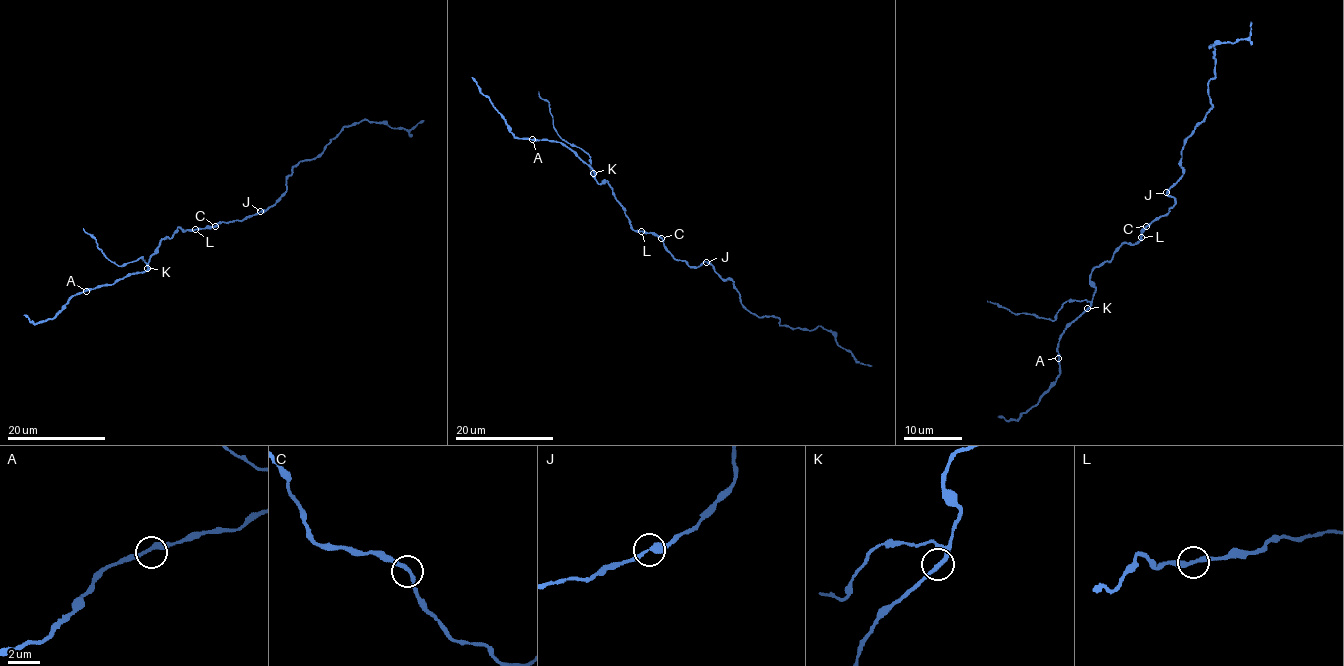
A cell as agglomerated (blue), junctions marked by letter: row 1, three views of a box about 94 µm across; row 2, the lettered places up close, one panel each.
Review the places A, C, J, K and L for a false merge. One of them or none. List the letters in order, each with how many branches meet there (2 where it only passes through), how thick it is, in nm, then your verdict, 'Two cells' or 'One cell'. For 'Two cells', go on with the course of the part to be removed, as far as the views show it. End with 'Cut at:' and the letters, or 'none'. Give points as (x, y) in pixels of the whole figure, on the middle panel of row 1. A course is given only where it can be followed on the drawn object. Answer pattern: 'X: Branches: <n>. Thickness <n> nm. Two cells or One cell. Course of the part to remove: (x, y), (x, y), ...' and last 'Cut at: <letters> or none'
A: Branches: 2. Thickness 280 nm. One cell
C: Branches: 2. Thickness 240 nm. One cell
J: Branches: 2. Thickness 300 nm. One cell
K: Branches: 2. Thickness 280 nm. One cell
L: Branches: 2. Thickness 300 nm. One cell
Cut at: none

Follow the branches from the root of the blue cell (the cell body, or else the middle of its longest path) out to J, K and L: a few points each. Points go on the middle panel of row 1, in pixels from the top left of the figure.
J: (663, 242), (675, 259), (684, 260), (689, 266), (699, 266), (707, 262)
K: (663, 242), (651, 233), (634, 229), (612, 187), (606, 180), (599, 183), (593, 173)
L: (663, 242), (651, 233), (641, 231)

